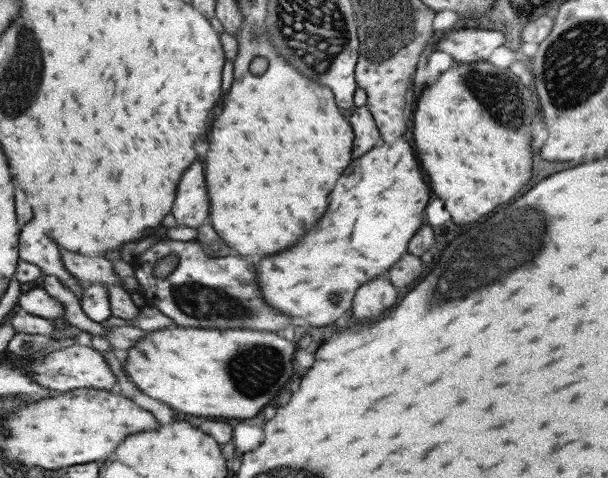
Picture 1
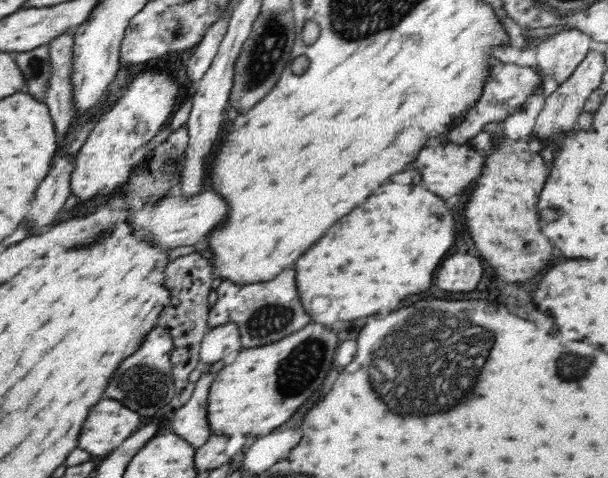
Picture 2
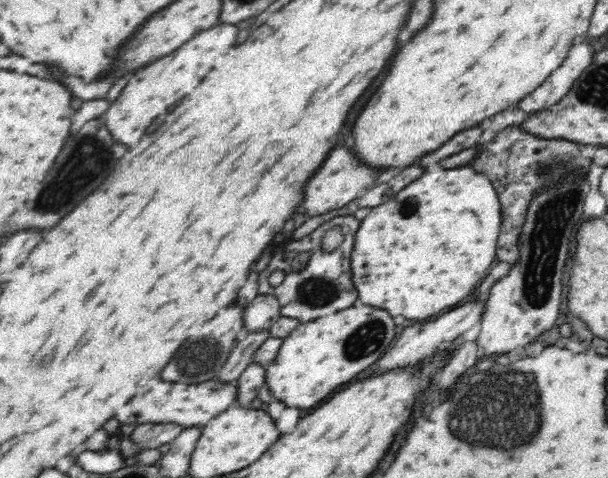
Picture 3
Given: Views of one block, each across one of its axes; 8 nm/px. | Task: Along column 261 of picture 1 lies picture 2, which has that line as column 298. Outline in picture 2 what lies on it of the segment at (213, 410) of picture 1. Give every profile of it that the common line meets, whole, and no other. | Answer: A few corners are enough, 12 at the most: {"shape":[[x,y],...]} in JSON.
{"shape":[[336,331],[242,348],[210,386],[211,433],[263,437],[322,388]]}

